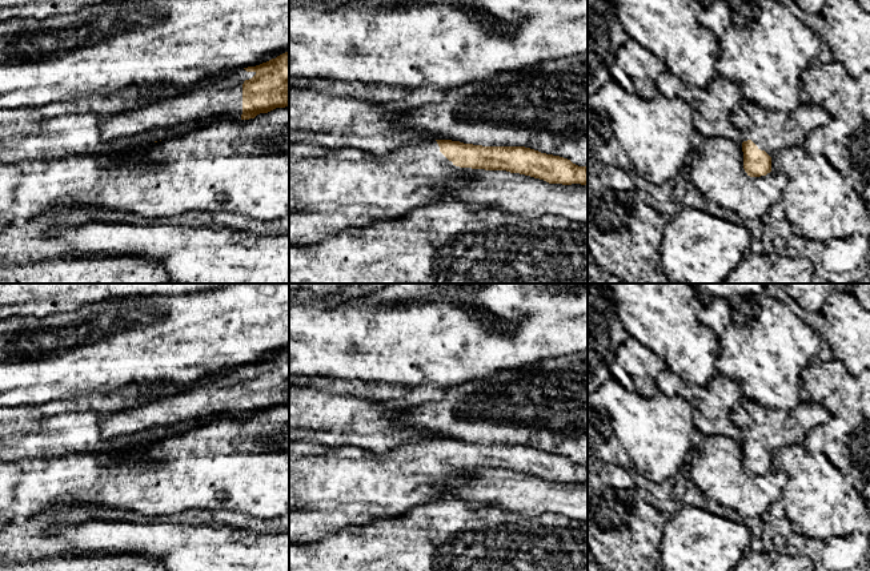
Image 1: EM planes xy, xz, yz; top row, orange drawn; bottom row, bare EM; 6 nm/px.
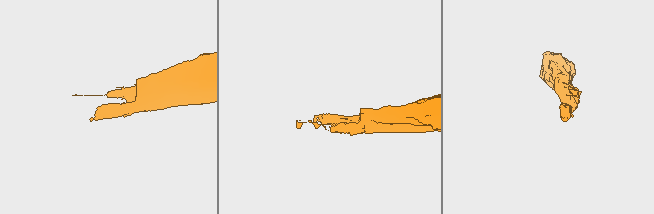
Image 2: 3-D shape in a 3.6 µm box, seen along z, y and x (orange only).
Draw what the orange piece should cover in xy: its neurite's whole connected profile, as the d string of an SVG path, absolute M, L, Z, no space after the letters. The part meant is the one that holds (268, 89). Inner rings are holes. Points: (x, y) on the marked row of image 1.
M289 51L256 67L232 72L221 79L188 88L175 96L144 102L127 113L104 118L99 122L101 138L108 141L116 156L133 150L132 146L116 149L116 145L135 137L147 137L157 129L172 132L177 126L199 125L203 121L249 120L276 108L289 106Z

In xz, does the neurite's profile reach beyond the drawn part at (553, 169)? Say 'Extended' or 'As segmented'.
Extended

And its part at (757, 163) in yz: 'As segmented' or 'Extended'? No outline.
Extended

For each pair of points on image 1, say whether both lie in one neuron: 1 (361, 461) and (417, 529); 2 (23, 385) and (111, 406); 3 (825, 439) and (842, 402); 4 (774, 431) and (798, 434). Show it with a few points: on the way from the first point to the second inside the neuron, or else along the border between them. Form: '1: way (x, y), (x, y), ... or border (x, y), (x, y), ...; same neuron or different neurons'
1: border (434, 501), (415, 506), (407, 513), (392, 518); different neurons
2: border (113, 390), (107, 394), (83, 395); different neurons
3: way (834, 430), (842, 422), (842, 411); same neuron
4: way (780, 431), (793, 434); same neuron

